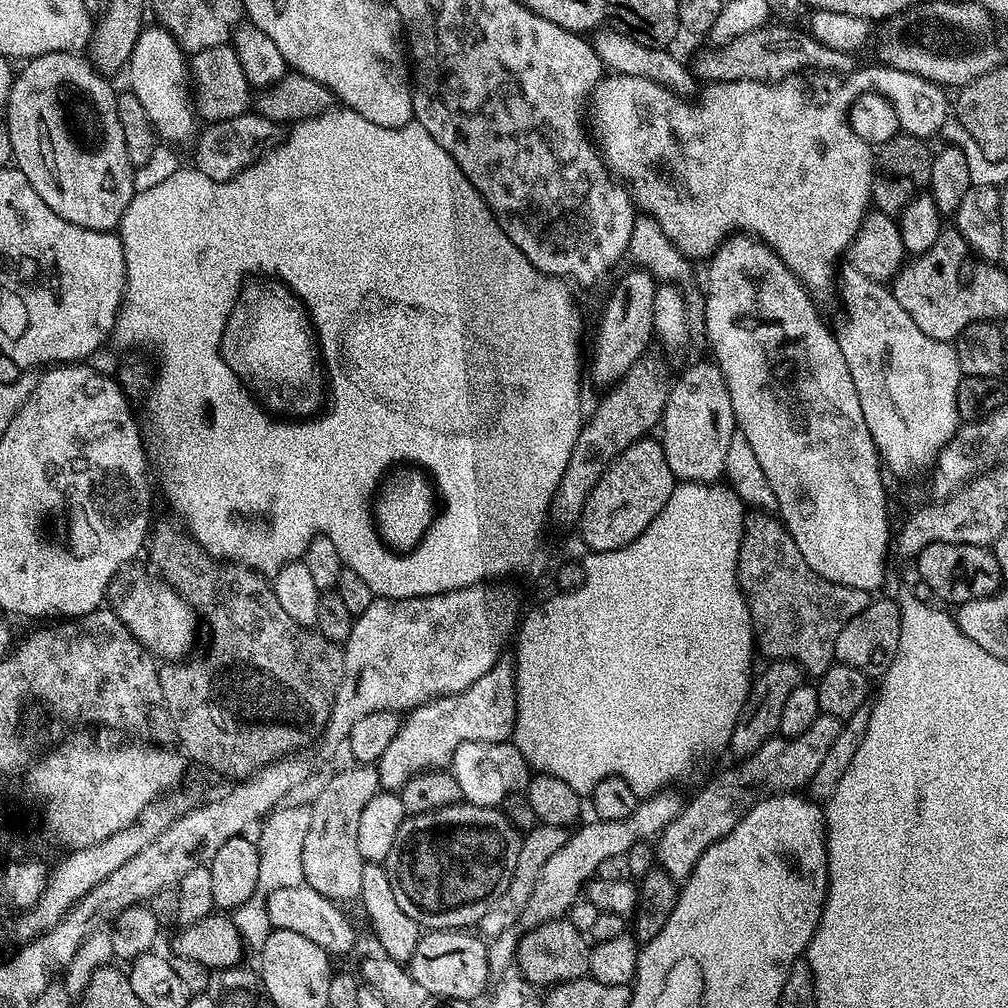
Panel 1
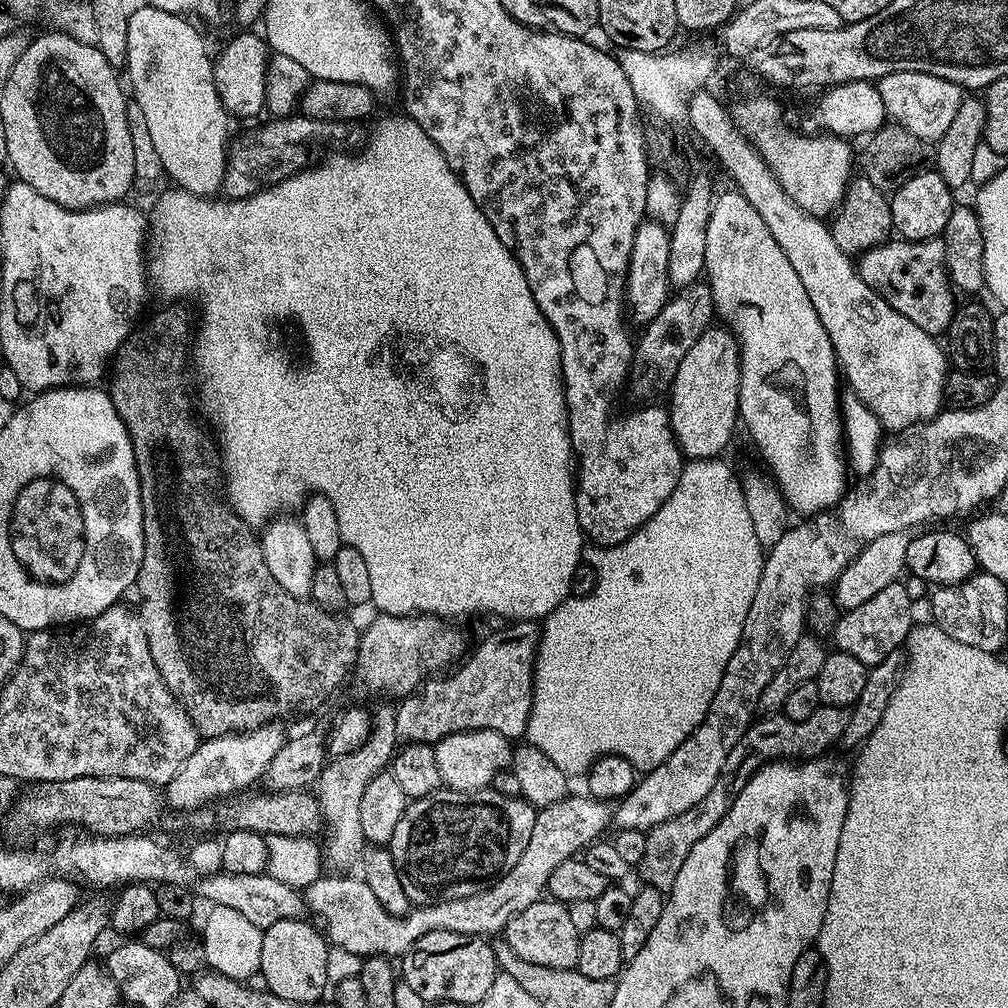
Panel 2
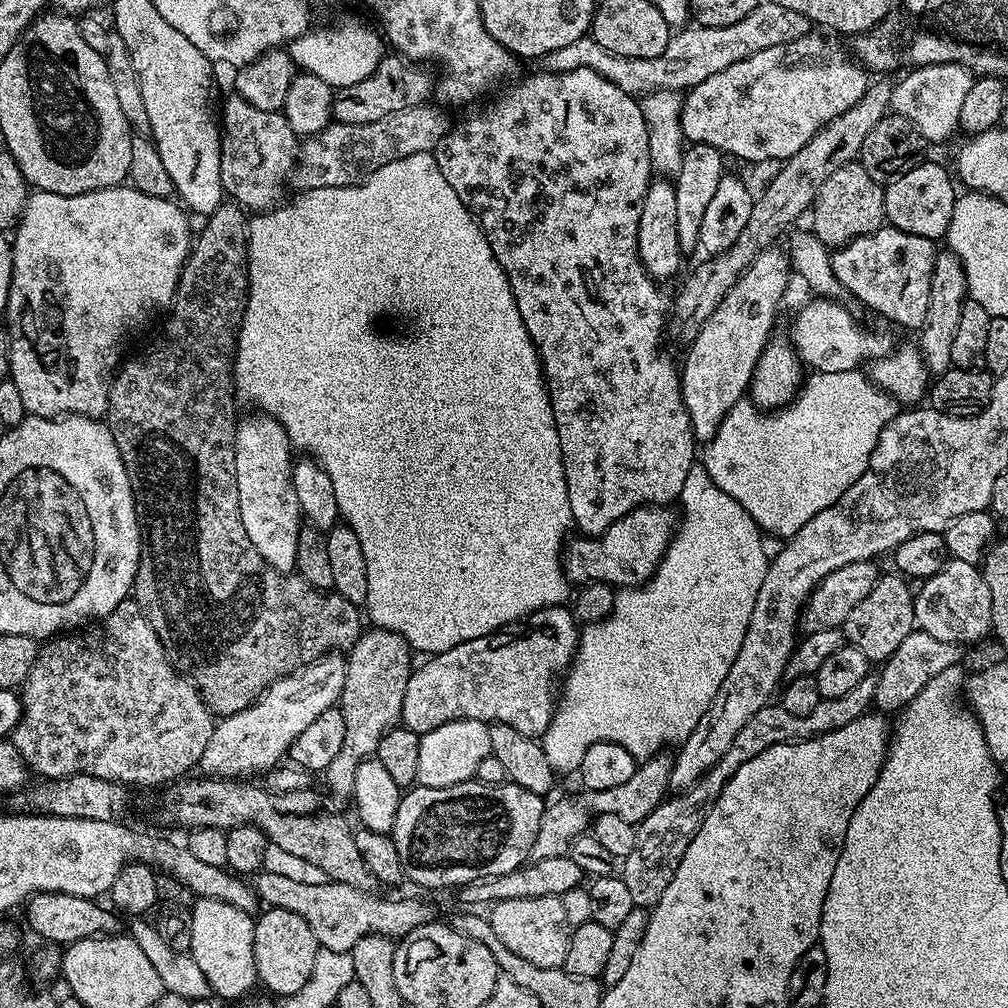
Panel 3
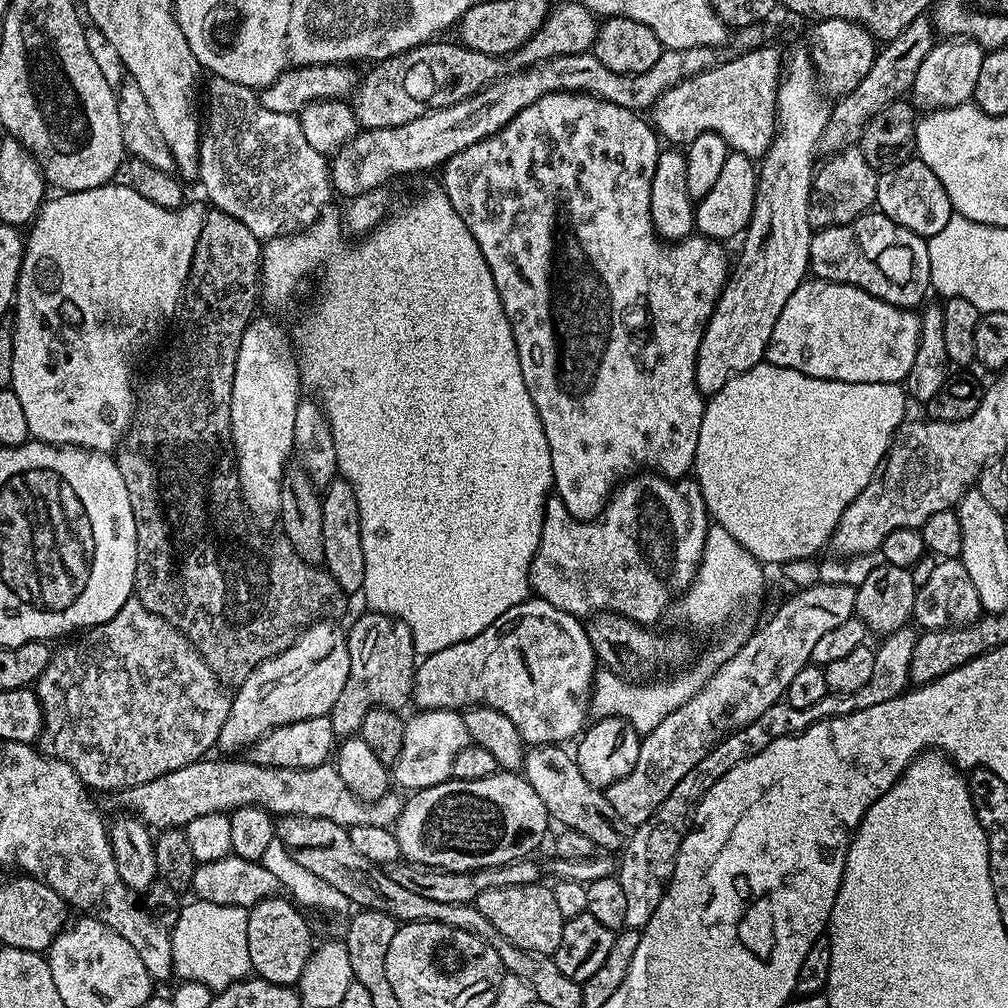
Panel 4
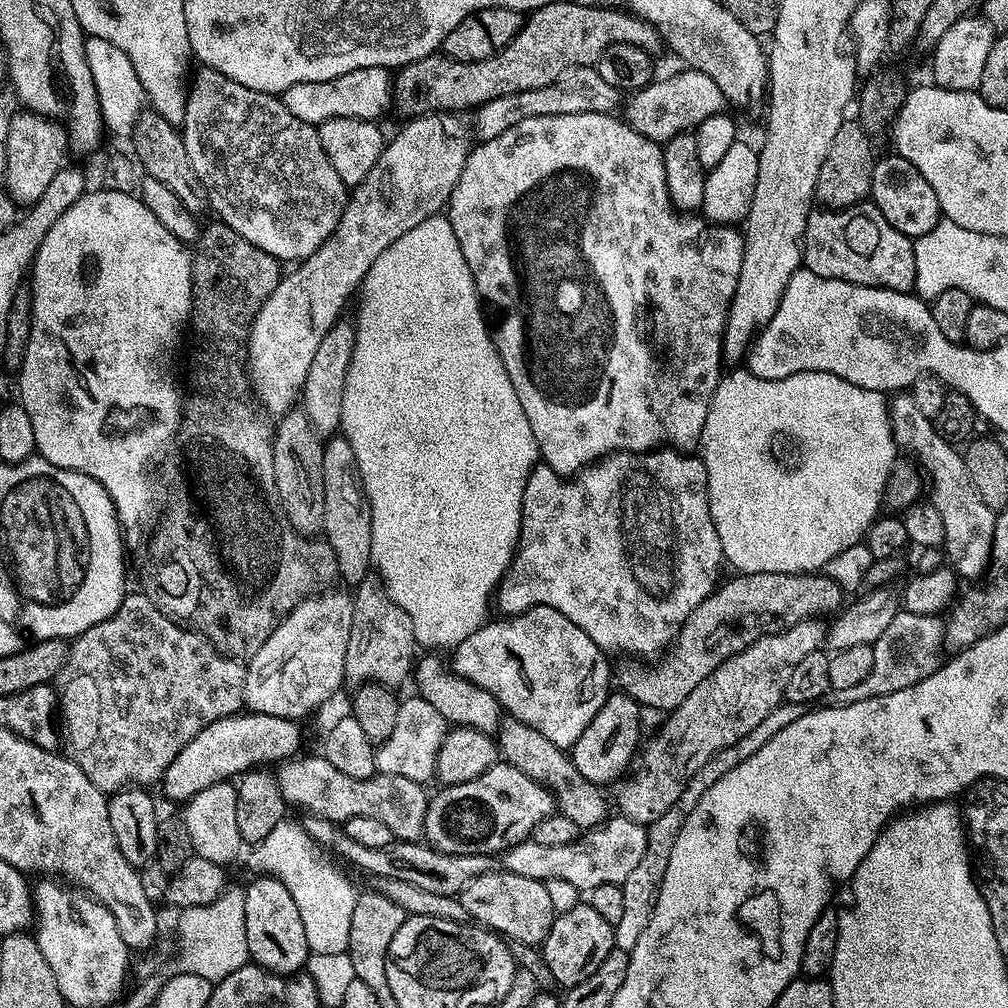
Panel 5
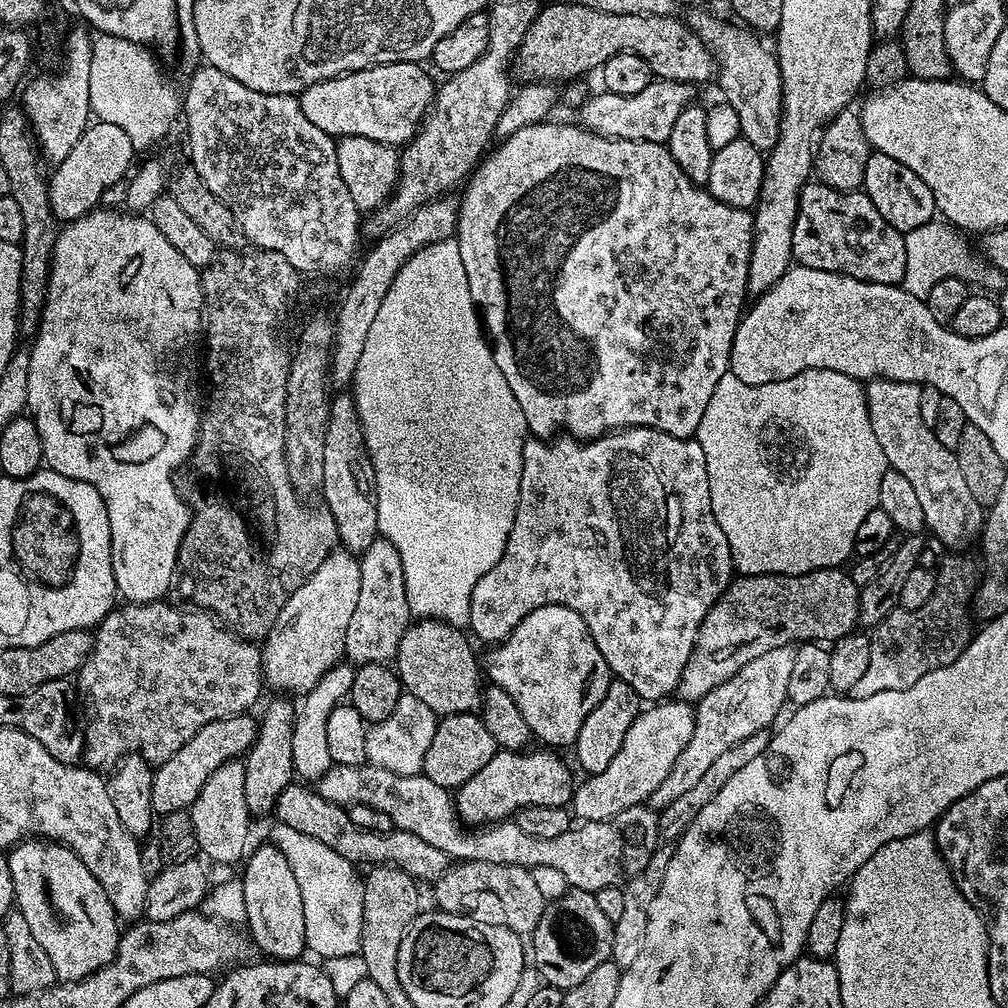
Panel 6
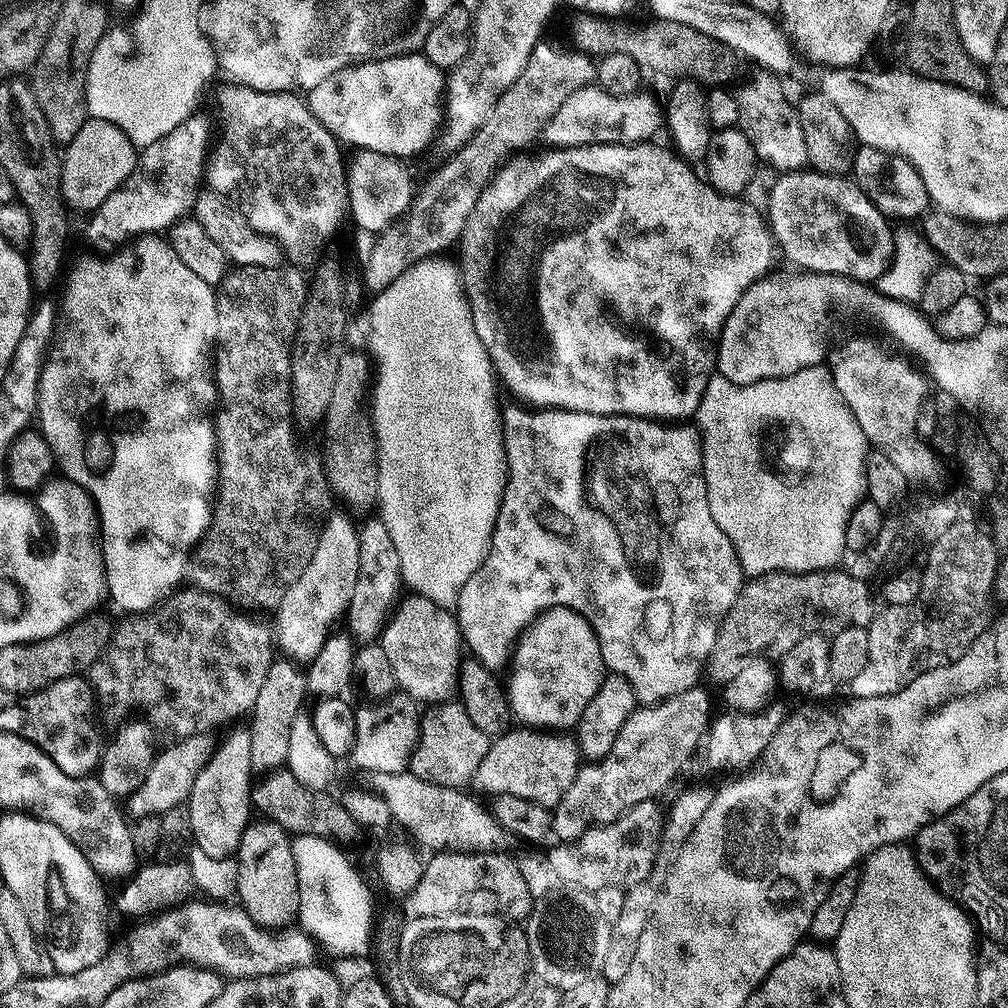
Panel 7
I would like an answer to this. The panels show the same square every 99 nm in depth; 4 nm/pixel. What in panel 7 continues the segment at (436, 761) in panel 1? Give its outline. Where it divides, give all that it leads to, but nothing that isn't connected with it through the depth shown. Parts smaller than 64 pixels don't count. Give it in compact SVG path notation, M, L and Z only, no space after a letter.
M550 608L540 614L531 627L521 635L514 648L510 661L512 678L508 682L506 700L510 712L517 716L521 725L537 730L572 730L582 718L582 710L594 694L598 694L598 686L606 675L602 650L598 646L598 638L584 617L568 608Z

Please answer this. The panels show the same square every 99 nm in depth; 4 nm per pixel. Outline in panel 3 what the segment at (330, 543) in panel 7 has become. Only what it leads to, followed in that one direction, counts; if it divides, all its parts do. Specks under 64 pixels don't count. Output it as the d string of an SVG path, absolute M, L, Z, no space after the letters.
M325 654L314 664L281 676L264 689L253 704L246 706L246 710L223 717L213 727L210 742L206 742L206 750L202 750L199 771L204 771L201 773L208 778L252 778L255 772L275 769L285 759L294 738L298 738L314 718L337 707L347 673L343 655Z

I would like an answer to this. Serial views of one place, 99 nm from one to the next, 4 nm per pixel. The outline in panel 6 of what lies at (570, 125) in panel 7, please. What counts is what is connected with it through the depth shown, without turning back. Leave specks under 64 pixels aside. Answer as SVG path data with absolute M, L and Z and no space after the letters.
M653 79L639 94L614 94L603 90L589 95L580 105L579 123L590 132L600 136L609 136L612 140L645 140L655 144L664 144L670 138L670 126L674 126L678 114L693 103L693 85L684 84L681 80Z

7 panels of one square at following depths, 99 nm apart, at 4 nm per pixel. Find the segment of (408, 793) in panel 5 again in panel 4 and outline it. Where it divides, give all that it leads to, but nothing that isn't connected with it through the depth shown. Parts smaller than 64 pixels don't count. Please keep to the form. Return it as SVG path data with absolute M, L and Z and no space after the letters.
M247 758L212 759L195 760L193 764L182 766L182 770L174 770L170 774L162 774L162 778L150 778L150 782L123 789L118 796L121 806L124 807L121 809L137 816L152 830L187 829L194 818L202 818L215 812L228 814L232 809L244 808L248 804L255 804L257 808L264 808L280 818L326 818L347 829L367 824L392 828L404 809L404 800L396 790L389 790L385 796L371 802L358 798L358 794L354 794L354 790L350 790L350 786L342 782L338 770L331 763L290 770L267 768L254 764Z

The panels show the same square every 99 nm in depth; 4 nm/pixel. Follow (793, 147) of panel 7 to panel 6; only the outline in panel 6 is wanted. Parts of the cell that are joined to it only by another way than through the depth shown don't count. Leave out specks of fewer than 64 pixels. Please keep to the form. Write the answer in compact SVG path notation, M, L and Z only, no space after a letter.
M708 12L690 13L686 17L686 23L716 59L718 81L720 80L720 88L724 91L723 99L738 114L741 122L740 136L758 149L772 149L780 133L780 114L784 107L780 63L775 55L769 49L767 52L755 40L757 37L751 31L735 23L723 24L718 17L711 16Z

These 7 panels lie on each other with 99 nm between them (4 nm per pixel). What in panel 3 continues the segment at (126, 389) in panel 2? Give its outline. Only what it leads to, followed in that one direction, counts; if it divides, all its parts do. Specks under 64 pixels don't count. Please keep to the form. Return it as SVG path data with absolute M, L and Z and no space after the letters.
M225 202L219 204L213 212L211 212L206 218L204 229L200 232L200 237L195 237L194 245L191 247L190 255L187 260L184 261L184 269L180 271L180 281L176 287L177 294L176 299L172 301L170 305L170 311L163 317L164 329L160 332L160 337L153 342L149 348L141 350L137 356L129 355L127 359L119 365L118 371L113 375L112 386L108 389L108 406L106 409L106 420L110 425L112 433L114 434L114 442L118 446L118 450L122 454L122 462L126 466L128 471L128 477L132 483L132 493L134 494L134 502L136 503L136 517L140 520L140 561L138 562L138 570L136 571L136 583L134 585L134 599L136 605L140 607L140 611L144 613L145 618L150 622L150 626L154 630L154 634L164 643L165 649L169 657L174 658L174 664L177 669L186 670L187 675L190 677L193 684L195 684L197 690L200 691L200 696L204 700L204 705L211 710L213 717L223 718L230 714L238 714L238 710L246 710L246 706L253 704L260 695L264 692L264 689L269 688L275 680L280 679L281 676L289 676L291 672L295 672L299 669L308 667L309 664L316 663L321 656L325 654L335 653L337 650L348 650L351 649L352 645L356 643L356 639L360 637L362 631L362 625L360 625L360 616L362 620L362 612L359 607L350 602L346 602L346 598L339 596L336 591L320 591L310 587L306 581L304 581L298 574L285 574L283 572L277 572L276 569L268 565L267 562L262 558L262 554L258 554L258 550L254 550L254 542L250 542L250 534L246 534L246 526L242 526L242 514L240 513L240 507L238 506L238 490L236 489L236 430L238 427L238 420L235 420L236 416L236 404L232 401L234 397L234 381L232 378L232 362L234 352L234 329L239 325L241 317L244 316L244 305L248 298L248 272L246 271L246 265L248 263L248 226L249 217L246 215L245 209L235 202Z

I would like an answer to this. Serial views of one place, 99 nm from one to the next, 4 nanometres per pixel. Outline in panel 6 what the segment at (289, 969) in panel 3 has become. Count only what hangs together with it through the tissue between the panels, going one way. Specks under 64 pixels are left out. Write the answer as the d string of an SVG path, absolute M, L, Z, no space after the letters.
M271 843L254 848L243 865L247 935L273 961L299 960L306 952L306 914L302 914L302 890L298 890L294 870Z

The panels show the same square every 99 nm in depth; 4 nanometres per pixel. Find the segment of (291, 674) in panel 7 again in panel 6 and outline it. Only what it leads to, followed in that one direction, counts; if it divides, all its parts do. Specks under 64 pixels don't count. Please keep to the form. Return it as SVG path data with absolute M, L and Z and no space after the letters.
M272 698L264 708L264 717L259 717L256 740L243 757L244 781L246 782L246 806L253 817L264 816L275 809L278 794L294 780L294 755L291 749L292 724L296 708L288 698Z

